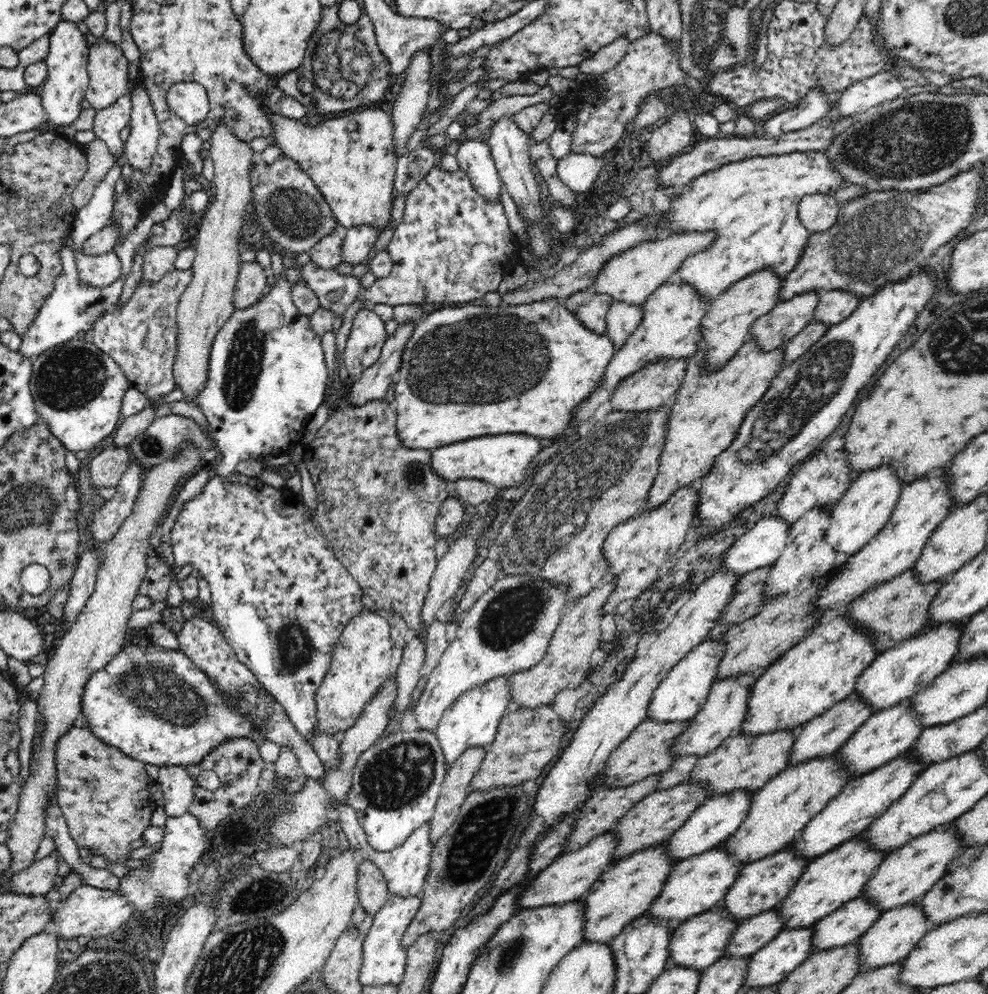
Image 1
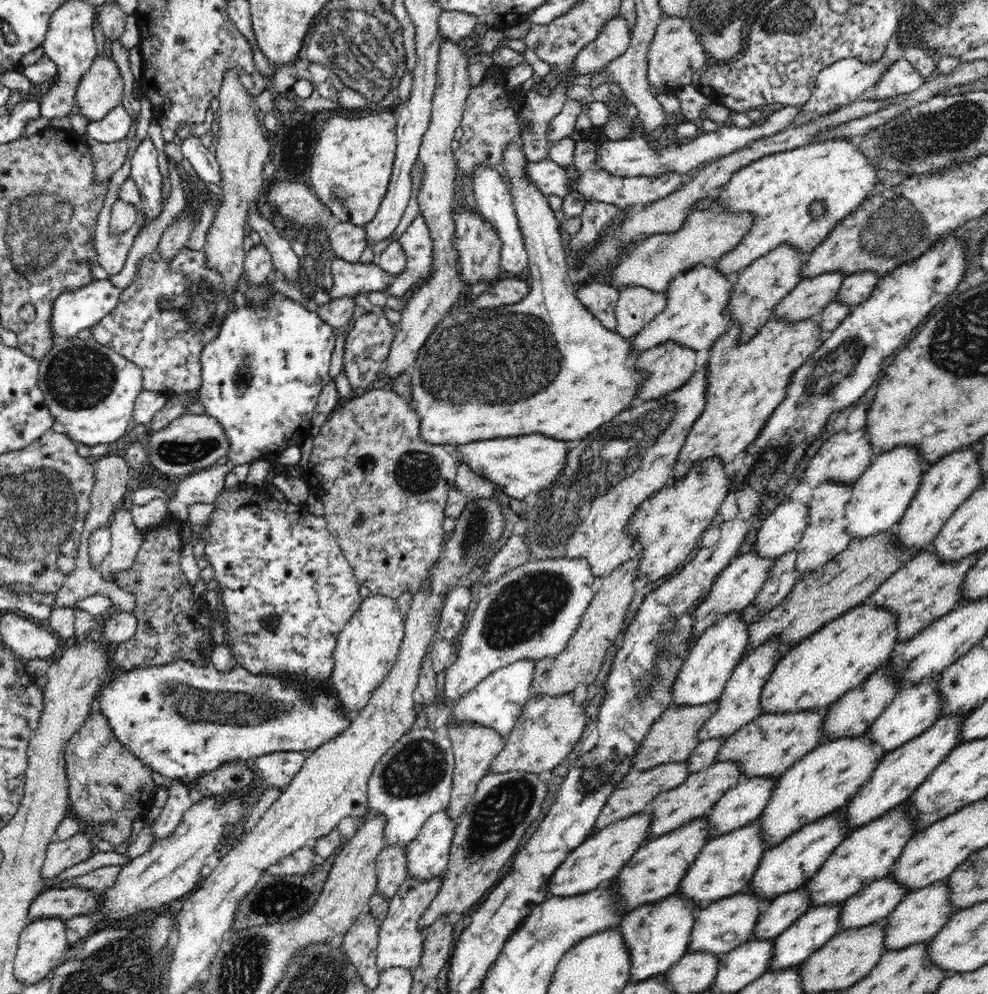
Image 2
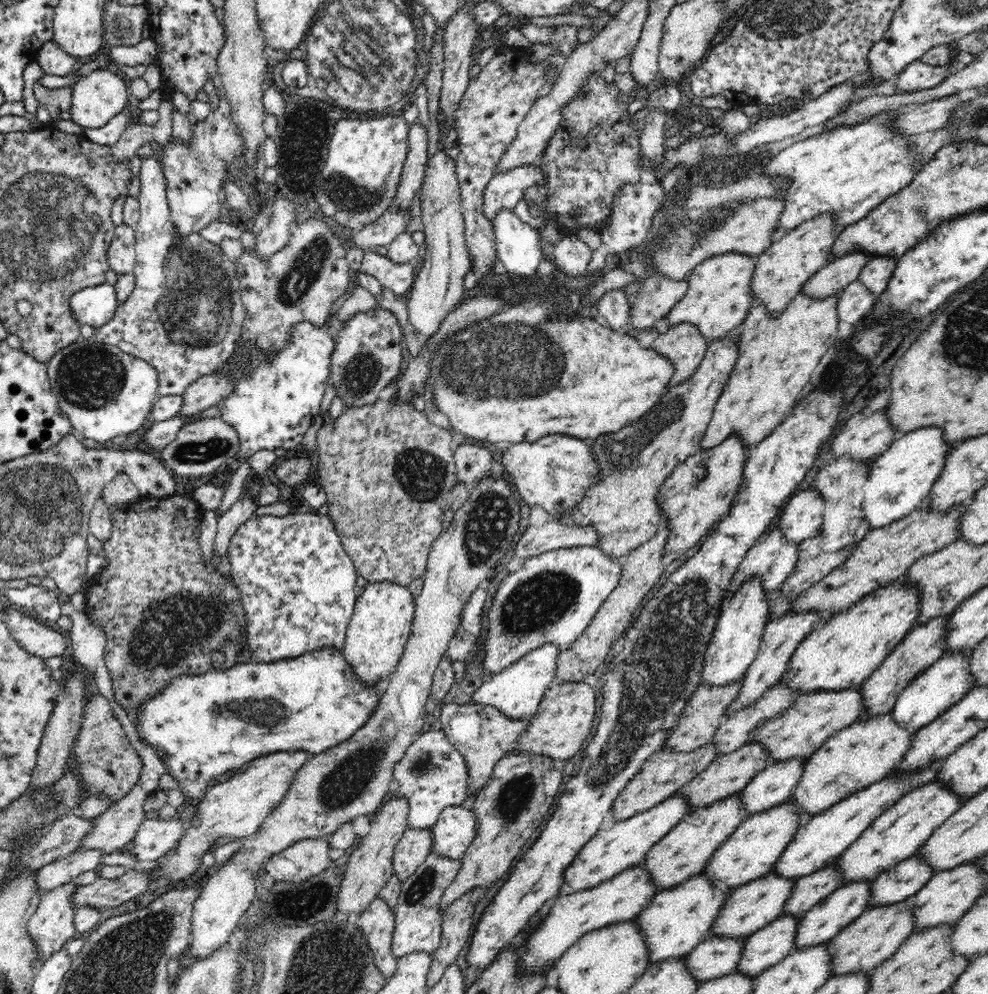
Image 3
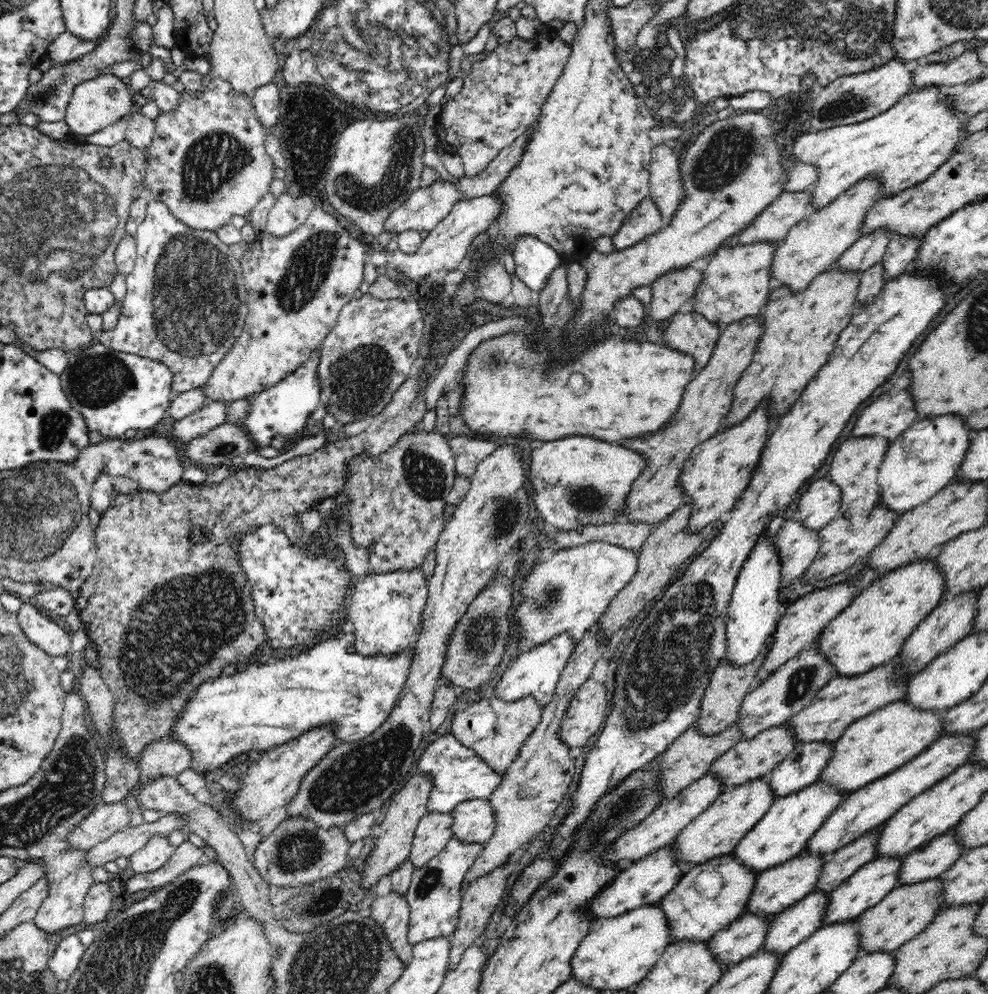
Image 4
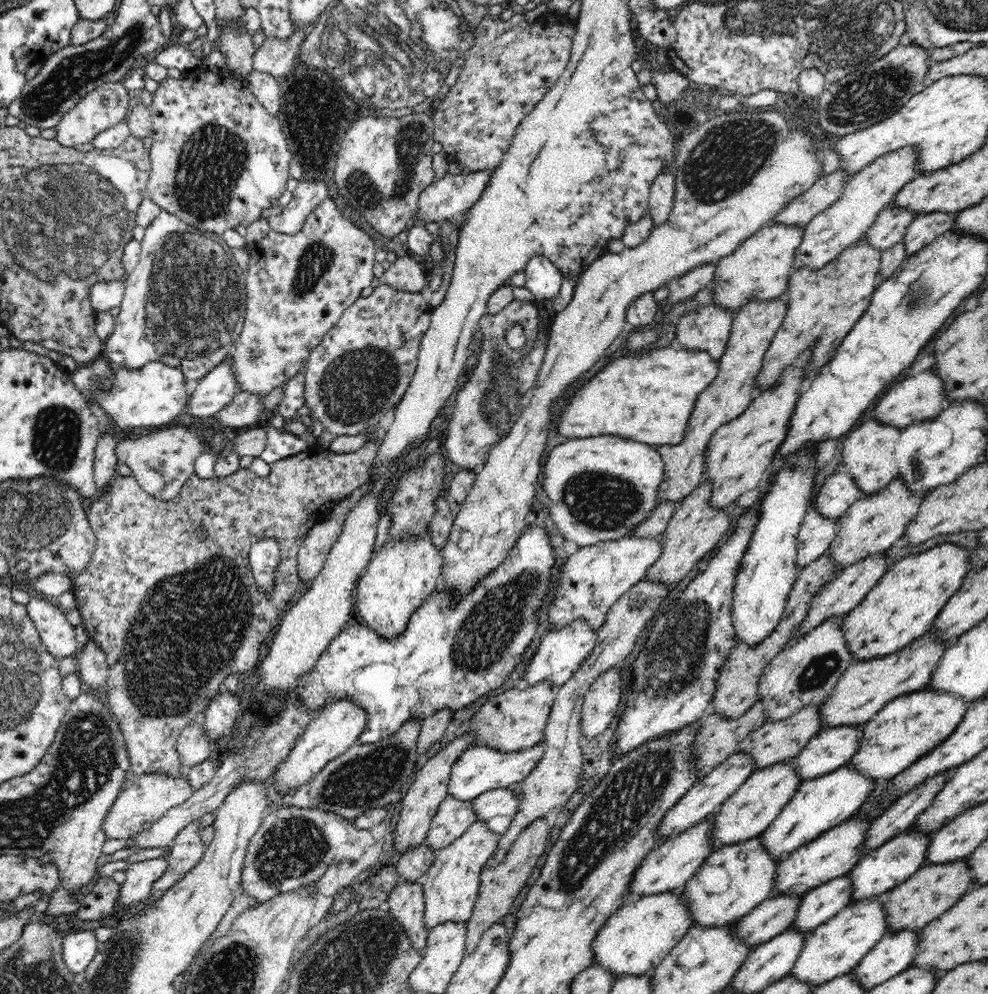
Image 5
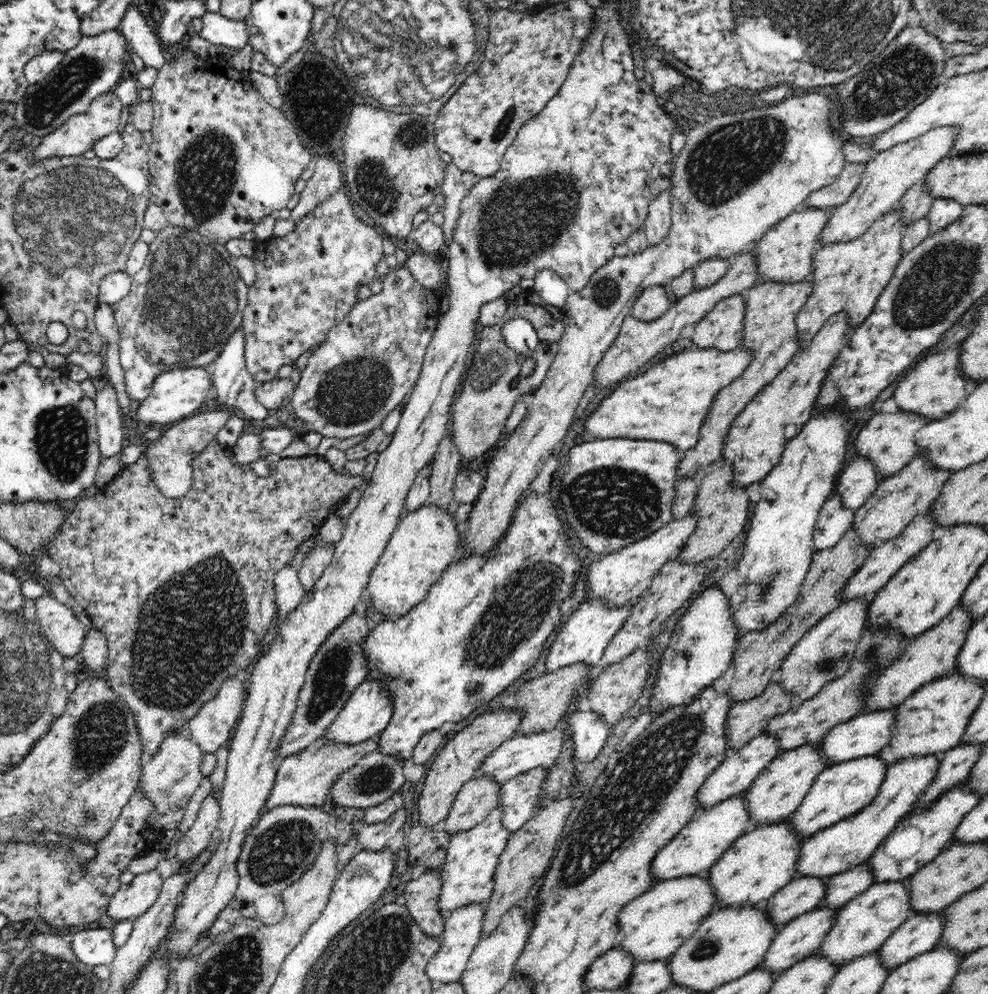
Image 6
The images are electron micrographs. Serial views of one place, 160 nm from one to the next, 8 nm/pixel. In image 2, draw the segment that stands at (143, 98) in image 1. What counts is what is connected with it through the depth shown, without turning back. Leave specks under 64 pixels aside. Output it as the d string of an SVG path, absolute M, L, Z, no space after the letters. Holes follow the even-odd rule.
M148 138L140 144L130 155L130 178L136 183L140 191L139 212L142 216L143 231L153 220L156 220L165 205L163 197L163 180L158 165L158 150Z

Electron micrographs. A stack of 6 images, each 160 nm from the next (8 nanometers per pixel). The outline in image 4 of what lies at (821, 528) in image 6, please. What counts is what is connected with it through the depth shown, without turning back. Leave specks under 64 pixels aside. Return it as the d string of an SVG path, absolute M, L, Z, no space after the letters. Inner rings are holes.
M792 519L784 521L775 538L780 551L782 584L787 585L807 571L820 552L822 539L819 530L810 530Z

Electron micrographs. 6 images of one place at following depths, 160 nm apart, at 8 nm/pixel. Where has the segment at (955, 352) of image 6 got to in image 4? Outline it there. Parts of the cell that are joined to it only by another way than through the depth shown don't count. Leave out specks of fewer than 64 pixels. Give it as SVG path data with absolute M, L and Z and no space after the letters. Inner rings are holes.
M908 390L894 396L879 396L868 408L864 408L856 420L852 436L885 436L890 442L917 420L922 418L914 410L914 400Z

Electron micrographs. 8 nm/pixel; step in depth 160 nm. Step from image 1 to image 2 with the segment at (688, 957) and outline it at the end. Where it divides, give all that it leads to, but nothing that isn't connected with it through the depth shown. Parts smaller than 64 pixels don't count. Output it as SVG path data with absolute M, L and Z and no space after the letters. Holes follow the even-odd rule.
M748 890L741 891L732 896L727 896L720 900L708 903L696 912L695 923L690 935L689 952L713 952L716 955L725 956L727 952L744 944L752 938L758 917L760 914L760 904L772 900L758 896L755 892Z

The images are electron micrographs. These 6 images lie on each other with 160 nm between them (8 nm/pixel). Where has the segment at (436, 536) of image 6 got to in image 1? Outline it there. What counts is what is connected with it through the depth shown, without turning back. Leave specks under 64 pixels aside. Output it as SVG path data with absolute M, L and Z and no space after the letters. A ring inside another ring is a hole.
M364 607L344 628L333 650L332 660L322 684L316 691L317 728L336 734L352 728L362 710L392 674L390 623L381 610Z

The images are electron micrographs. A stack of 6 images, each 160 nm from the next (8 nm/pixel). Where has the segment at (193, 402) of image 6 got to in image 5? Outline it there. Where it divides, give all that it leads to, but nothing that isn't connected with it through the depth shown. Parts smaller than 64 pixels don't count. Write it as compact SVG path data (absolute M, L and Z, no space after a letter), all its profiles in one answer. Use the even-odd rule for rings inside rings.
M102 354L96 360L93 360L92 363L78 365L77 369L70 375L76 388L85 396L85 399L98 402L114 424L124 430L142 428L142 426L162 427L165 424L167 425L174 418L186 412L189 398L192 394L189 382L179 368L159 362L149 362L141 369L132 371L132 369L113 364Z

